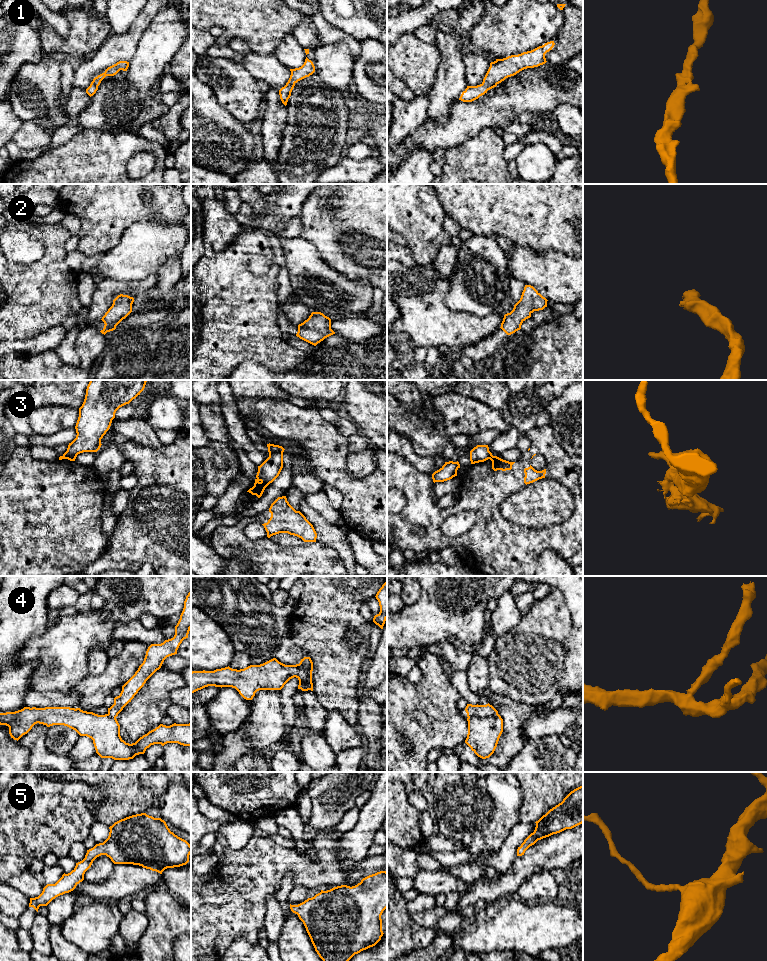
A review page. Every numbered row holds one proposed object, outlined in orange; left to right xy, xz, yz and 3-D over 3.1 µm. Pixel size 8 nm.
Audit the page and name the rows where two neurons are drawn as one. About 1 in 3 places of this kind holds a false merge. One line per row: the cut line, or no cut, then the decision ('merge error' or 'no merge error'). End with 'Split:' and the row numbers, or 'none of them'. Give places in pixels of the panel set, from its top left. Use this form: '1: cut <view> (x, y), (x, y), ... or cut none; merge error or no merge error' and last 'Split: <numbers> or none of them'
1: cut none; no merge error
2: cut none; no merge error
3: cut xz (261, 481), (268, 484); merge error
4: cut yz (497, 713), (491, 716), (468, 717); merge error
5: cut none; no merge error
Split: 3, 4

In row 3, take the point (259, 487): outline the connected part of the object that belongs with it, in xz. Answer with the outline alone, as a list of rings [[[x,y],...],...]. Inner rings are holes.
[[[255,479],[254,486],[250,488],[247,492],[260,498],[267,486],[268,484],[260,482],[258,479]]]

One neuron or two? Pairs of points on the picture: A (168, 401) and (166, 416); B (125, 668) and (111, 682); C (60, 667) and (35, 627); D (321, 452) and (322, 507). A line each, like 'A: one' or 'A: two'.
A: one
B: one
C: two
D: two

